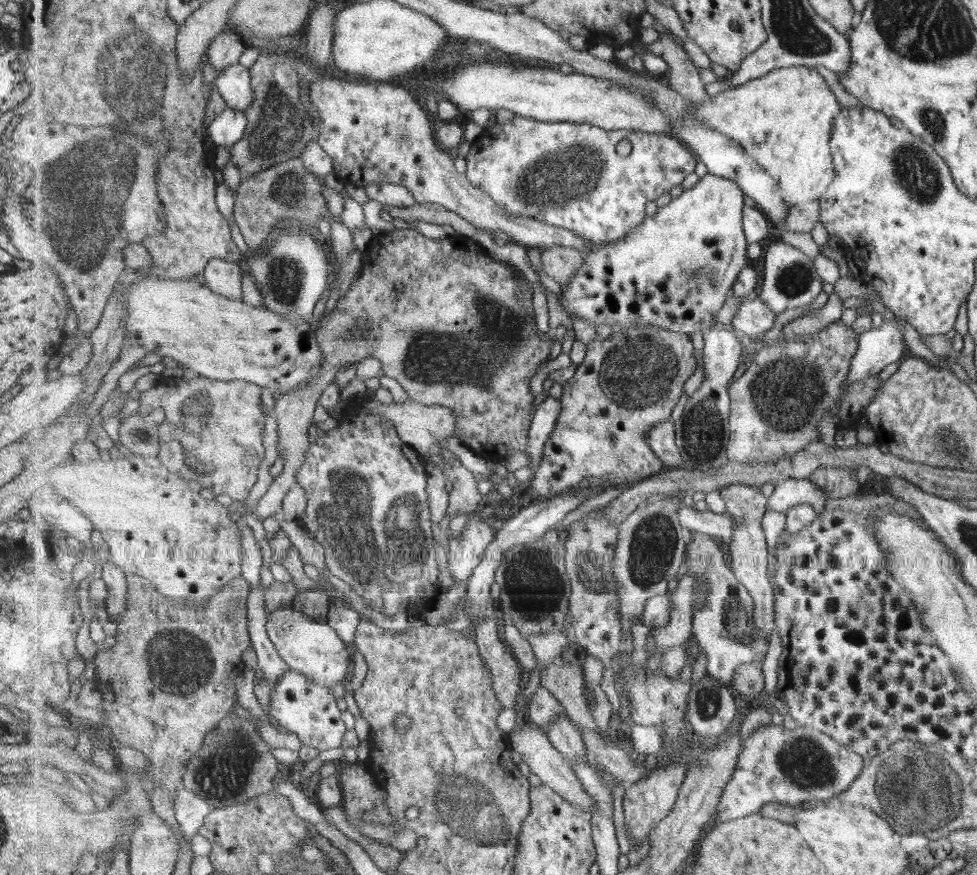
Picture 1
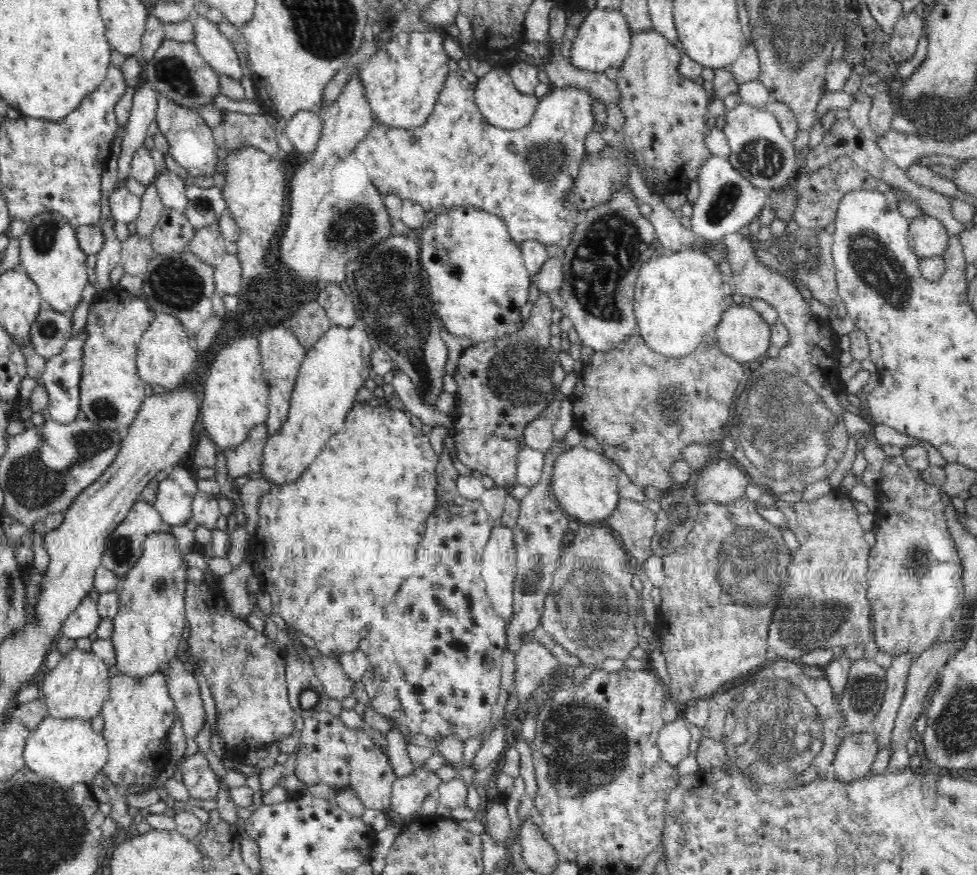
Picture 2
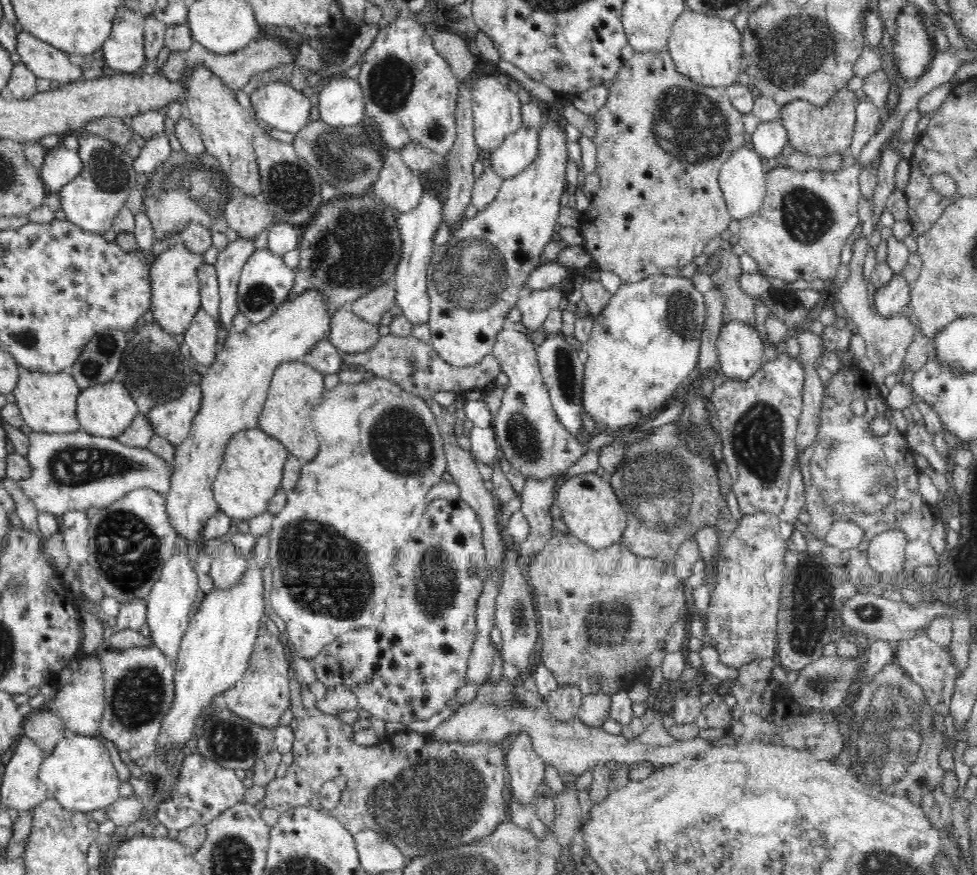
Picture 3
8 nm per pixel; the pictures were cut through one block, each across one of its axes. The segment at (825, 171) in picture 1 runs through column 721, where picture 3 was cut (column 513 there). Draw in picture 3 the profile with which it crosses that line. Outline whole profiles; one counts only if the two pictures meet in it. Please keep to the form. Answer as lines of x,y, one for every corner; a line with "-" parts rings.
496,76
480,77
474,80
472,93
472,110
474,115
474,134
480,151
491,153
512,132
522,126
520,99
508,86
500,83

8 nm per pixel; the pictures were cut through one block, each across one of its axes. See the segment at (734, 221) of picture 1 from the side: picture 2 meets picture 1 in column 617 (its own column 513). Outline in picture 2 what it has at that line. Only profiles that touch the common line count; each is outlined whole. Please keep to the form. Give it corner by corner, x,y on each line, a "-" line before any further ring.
472,207
445,210
419,230
420,261
427,274
429,296
442,328
465,343
474,345
502,337
516,331
521,323
520,310
529,300
531,276
519,248
510,237
506,224
494,214

